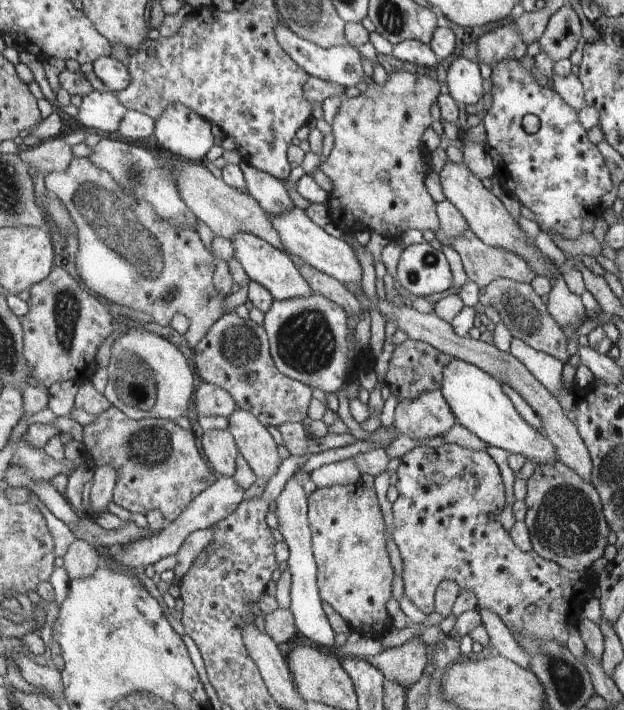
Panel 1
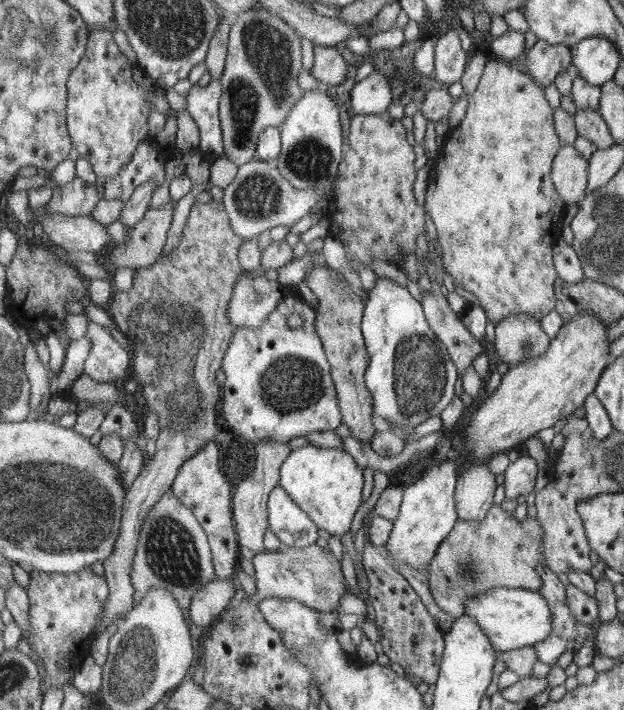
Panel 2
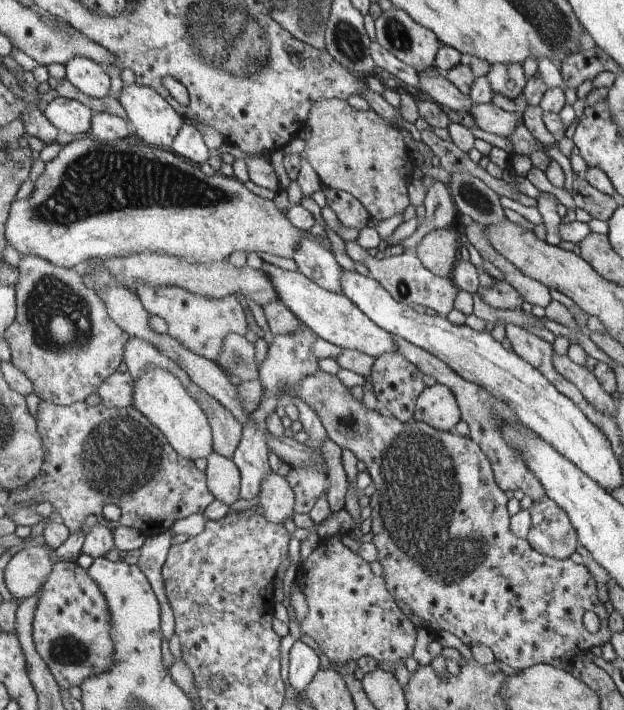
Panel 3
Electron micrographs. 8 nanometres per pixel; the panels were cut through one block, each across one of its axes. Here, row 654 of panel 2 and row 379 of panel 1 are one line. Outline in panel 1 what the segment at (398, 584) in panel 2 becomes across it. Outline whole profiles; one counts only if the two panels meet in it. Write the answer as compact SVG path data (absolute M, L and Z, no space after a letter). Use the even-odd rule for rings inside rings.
M409 339L398 345L386 373L386 386L398 402L404 399L415 399L419 394L441 390L444 367L453 359L453 356L444 354L424 341Z

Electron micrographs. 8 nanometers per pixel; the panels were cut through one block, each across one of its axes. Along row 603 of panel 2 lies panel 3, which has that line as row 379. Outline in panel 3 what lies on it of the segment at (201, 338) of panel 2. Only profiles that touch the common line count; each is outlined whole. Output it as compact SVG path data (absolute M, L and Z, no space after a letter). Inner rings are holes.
M116 371L108 377L99 389L96 390L100 402L108 408L128 408L133 406L135 379L129 372L122 373Z

